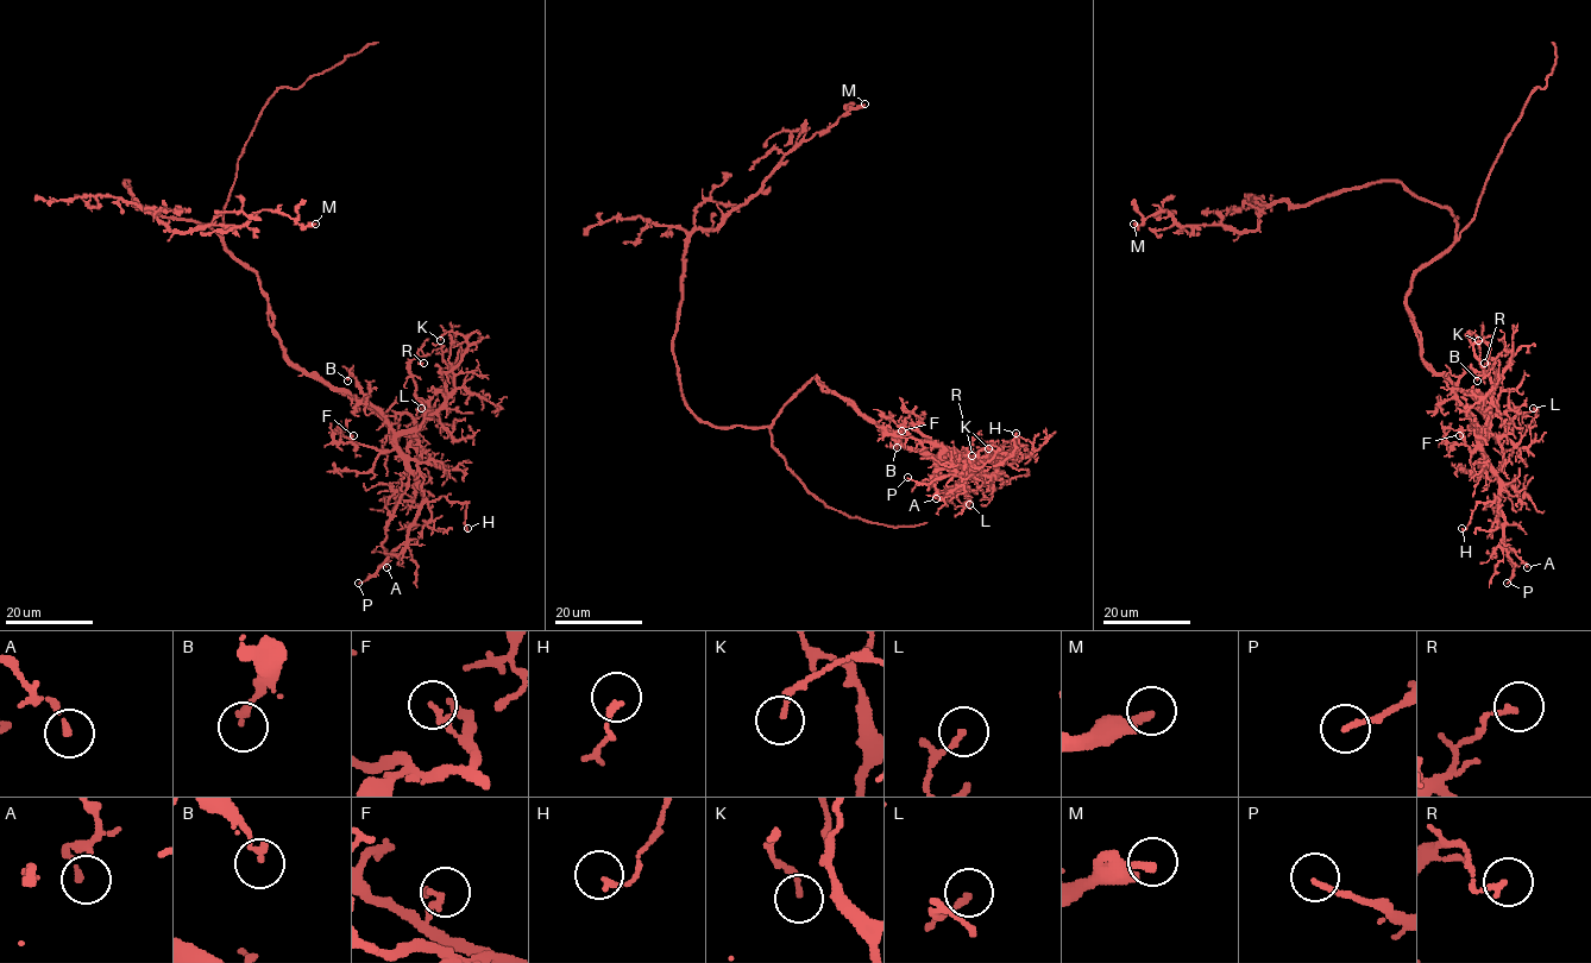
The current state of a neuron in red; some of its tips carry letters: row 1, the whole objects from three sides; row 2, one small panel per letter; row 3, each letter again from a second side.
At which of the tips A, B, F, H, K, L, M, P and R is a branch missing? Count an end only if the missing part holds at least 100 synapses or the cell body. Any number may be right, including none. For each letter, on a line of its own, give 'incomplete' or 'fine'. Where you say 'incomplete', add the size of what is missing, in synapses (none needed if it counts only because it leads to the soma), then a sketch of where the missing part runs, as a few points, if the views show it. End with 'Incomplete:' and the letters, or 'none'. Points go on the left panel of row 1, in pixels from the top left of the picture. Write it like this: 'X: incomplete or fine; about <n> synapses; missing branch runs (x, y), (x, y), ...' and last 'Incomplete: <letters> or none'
A: fine
B: fine
F: fine
H: fine
K: fine
L: fine
M: fine
P: fine
R: fine
Incomplete: none

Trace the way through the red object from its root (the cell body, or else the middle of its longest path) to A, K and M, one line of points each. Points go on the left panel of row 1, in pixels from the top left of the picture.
A: (212, 230), (259, 279), (283, 354), (365, 402), (389, 428), (408, 489), (385, 529), (387, 567)
K: (212, 230), (259, 279), (283, 354), (365, 402), (391, 440), (454, 388), (467, 341), (453, 332), (440, 340)
M: (212, 230), (142, 207), (125, 182), (132, 202), (169, 230), (243, 225), (264, 209), (303, 226), (315, 224)

